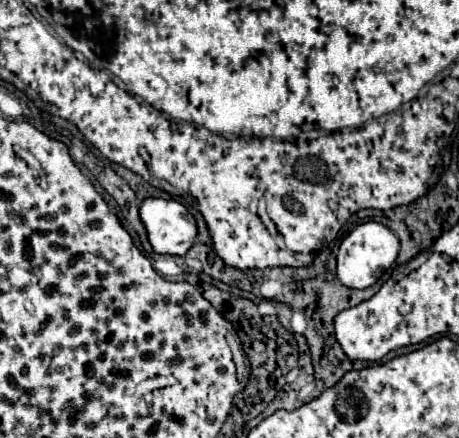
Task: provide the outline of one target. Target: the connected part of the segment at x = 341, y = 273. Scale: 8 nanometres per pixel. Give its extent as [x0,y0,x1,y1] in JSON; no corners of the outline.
[338,222,400,288]

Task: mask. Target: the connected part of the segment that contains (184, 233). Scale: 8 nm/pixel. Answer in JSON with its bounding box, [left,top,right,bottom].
[140,198,198,256]

